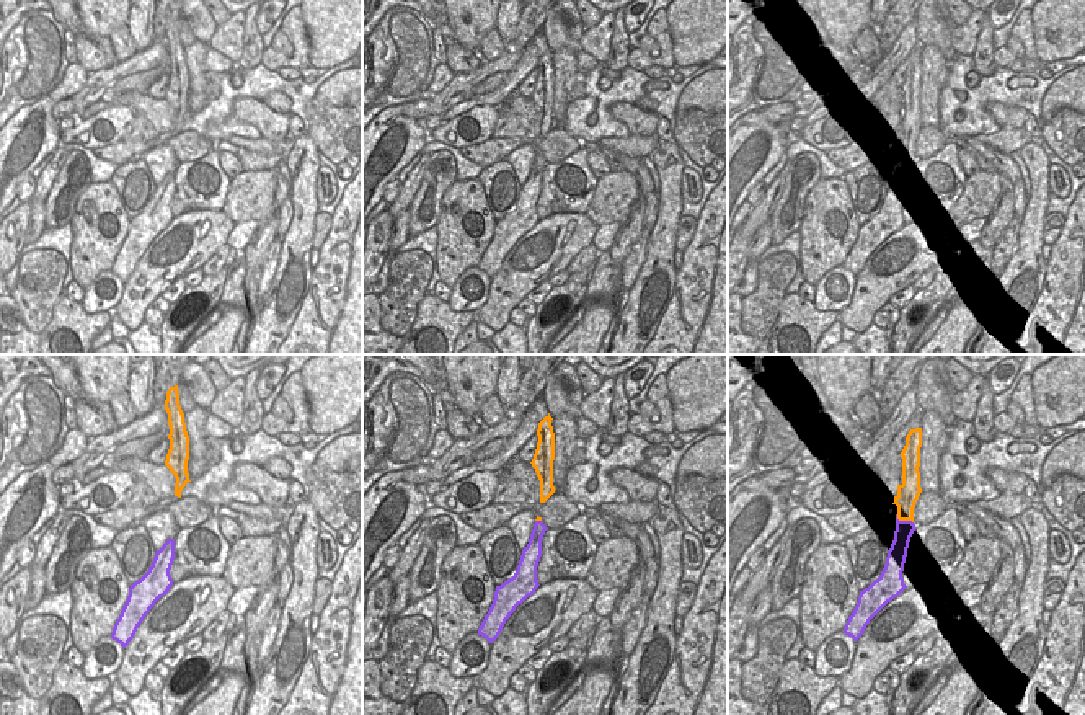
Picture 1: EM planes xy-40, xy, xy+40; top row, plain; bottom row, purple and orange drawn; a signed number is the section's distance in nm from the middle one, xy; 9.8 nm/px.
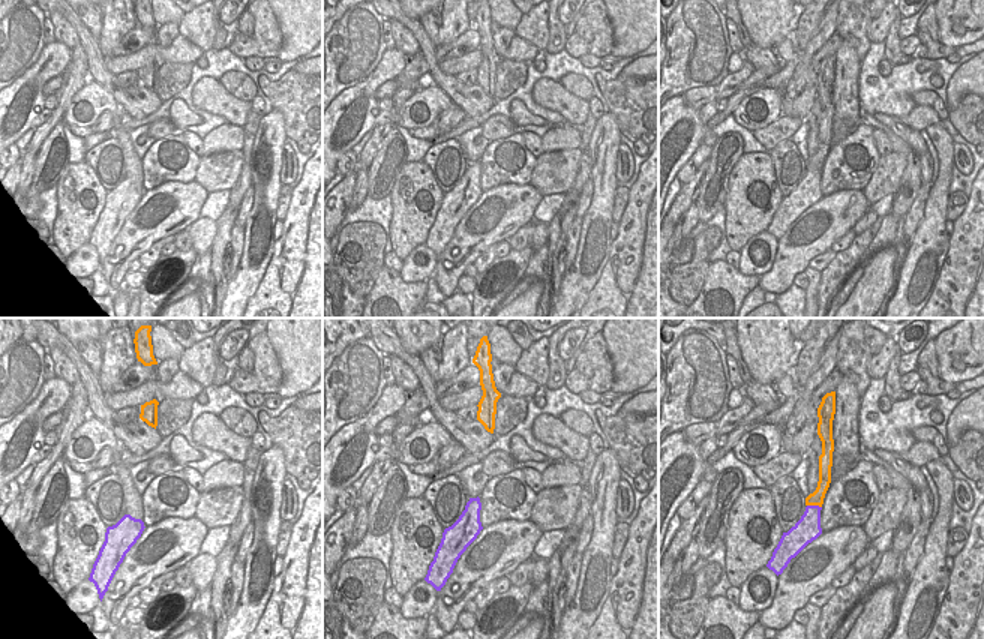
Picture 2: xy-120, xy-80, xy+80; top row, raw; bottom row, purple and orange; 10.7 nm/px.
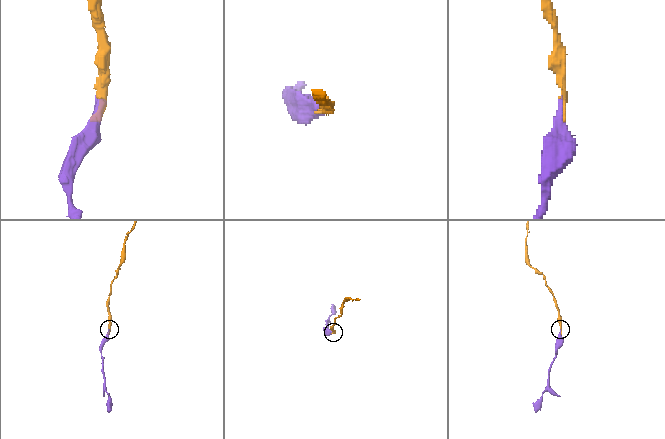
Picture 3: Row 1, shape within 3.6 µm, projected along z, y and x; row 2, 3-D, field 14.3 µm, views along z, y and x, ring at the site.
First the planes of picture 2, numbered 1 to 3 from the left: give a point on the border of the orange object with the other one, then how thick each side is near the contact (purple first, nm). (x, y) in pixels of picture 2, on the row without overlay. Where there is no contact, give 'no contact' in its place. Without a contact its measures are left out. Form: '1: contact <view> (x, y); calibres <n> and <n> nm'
1: no contact
2: no contact
3: contact xy+80 (815, 170); calibres 260 and 160 nm

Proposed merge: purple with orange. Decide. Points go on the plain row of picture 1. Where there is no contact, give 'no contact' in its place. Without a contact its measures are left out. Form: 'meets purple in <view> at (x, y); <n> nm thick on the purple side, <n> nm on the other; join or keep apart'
meets purple in xy+40 at (904, 155); 190 nm thick on the purple side, 200 nm on the other; join

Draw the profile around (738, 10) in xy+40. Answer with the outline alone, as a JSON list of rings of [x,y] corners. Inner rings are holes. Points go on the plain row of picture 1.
[[[728,0],[728,34],[734,34],[742,21],[749,16],[759,3],[772,3],[788,11],[791,18],[799,20],[799,8],[796,2],[790,0]]]

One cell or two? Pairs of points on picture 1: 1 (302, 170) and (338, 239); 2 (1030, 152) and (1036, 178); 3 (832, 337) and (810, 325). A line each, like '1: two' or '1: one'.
1: two
2: one
3: two

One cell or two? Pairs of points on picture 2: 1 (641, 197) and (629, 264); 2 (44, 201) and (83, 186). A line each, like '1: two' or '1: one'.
1: one
2: two

